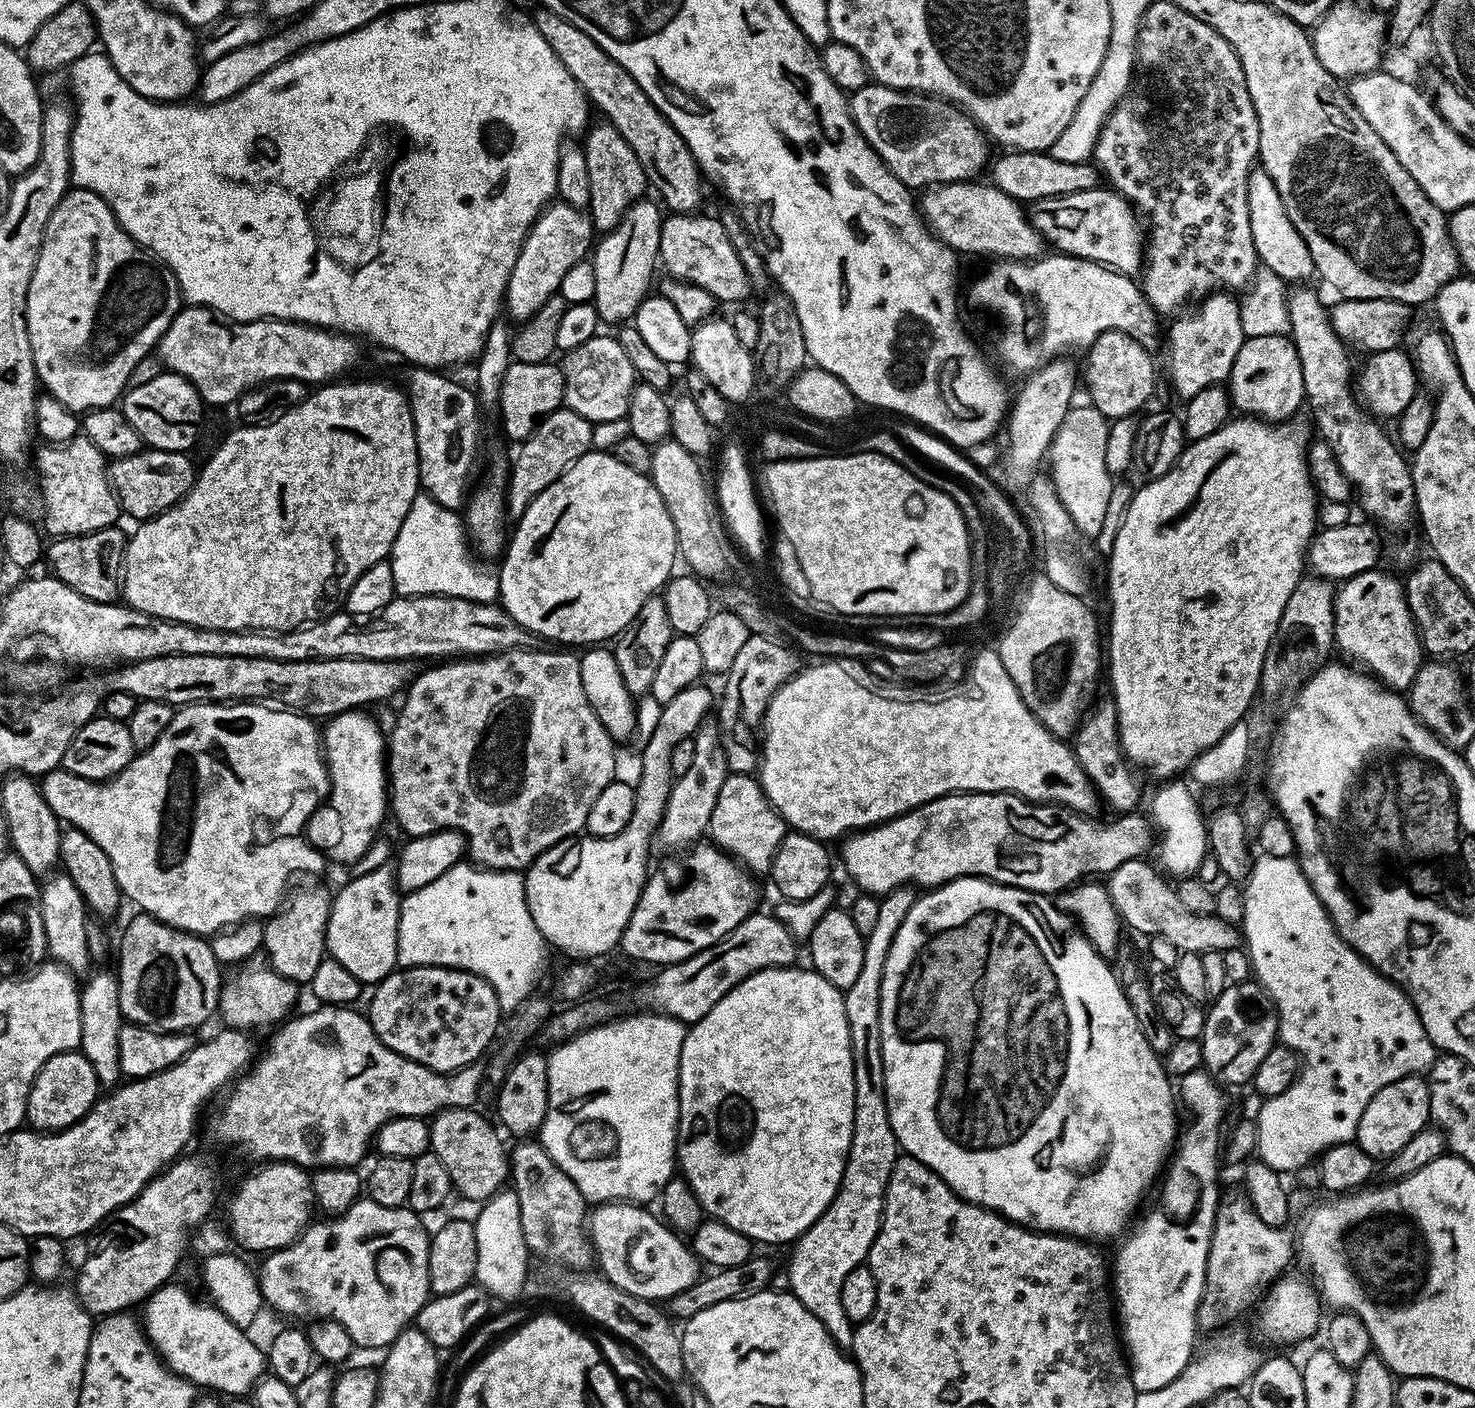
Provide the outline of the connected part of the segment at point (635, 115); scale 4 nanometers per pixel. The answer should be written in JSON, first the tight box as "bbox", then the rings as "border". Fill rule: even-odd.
{"bbox":[534,6,702,214],"border":[[[543,6],[537,8],[537,12],[534,12],[534,23],[538,34],[542,34],[542,38],[546,38],[546,42],[550,42],[550,50],[554,50],[554,54],[558,54],[562,66],[566,66],[570,78],[574,78],[576,85],[584,91],[591,107],[595,111],[597,108],[604,115],[601,117],[606,118],[607,123],[614,125],[618,134],[622,134],[622,138],[626,138],[626,142],[630,142],[630,150],[634,150],[634,154],[638,154],[638,162],[642,162],[642,170],[646,170],[649,185],[654,189],[654,192],[656,188],[657,194],[664,199],[663,207],[665,209],[668,207],[667,211],[672,214],[695,213],[699,209],[696,207],[700,204],[702,173],[697,168],[696,160],[690,154],[686,142],[678,134],[678,130],[674,130],[674,126],[660,113],[658,106],[654,106],[654,102],[650,102],[650,98],[646,98],[642,86],[638,86],[638,82],[634,82],[632,75],[618,62],[614,62],[614,58],[607,56],[602,50],[602,46],[598,46],[598,42],[594,42],[594,38],[590,38],[590,34],[582,34],[582,30],[578,30],[578,26],[566,22],[548,8]]]}

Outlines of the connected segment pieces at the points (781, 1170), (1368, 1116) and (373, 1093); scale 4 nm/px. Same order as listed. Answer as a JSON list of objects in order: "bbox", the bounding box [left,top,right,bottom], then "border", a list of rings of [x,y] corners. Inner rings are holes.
[{"bbox":[676,967,854,1246],"border":[[[800,967],[763,968],[754,974],[750,974],[742,982],[738,982],[738,986],[734,986],[734,990],[730,990],[730,994],[726,994],[726,998],[718,1001],[714,1006],[714,1010],[710,1010],[710,1014],[703,1016],[698,1023],[691,1025],[685,1031],[684,1041],[682,1042],[682,1054],[680,1055],[680,1127],[676,1141],[676,1162],[679,1175],[690,1186],[690,1190],[698,1198],[698,1202],[704,1207],[705,1213],[711,1219],[730,1226],[730,1230],[738,1230],[738,1234],[746,1234],[748,1239],[753,1242],[761,1240],[764,1244],[785,1244],[785,1246],[799,1240],[800,1235],[807,1228],[814,1226],[817,1218],[823,1214],[830,1206],[833,1198],[836,1197],[836,1191],[838,1191],[842,1182],[842,1174],[848,1161],[848,1151],[850,1150],[852,1135],[854,1134],[854,1062],[852,1061],[852,1047],[850,1046],[850,1026],[846,1022],[844,992],[839,988],[835,988],[830,982],[826,982],[826,978],[822,978],[822,974],[818,974],[811,967]]]},{"bbox":[1354,1075,1430,1162],"border":[[[1423,1075],[1398,1078],[1398,1082],[1390,1082],[1366,1102],[1366,1110],[1362,1110],[1362,1118],[1358,1118],[1358,1130],[1354,1143],[1373,1161],[1386,1162],[1391,1156],[1397,1156],[1414,1138],[1414,1134],[1425,1131],[1430,1124],[1430,1090],[1428,1081]]]},{"bbox":[208,1006,486,1170],"border":[[[320,1006],[317,1009],[317,1012],[308,1012],[305,1016],[293,1015],[291,1018],[285,1019],[276,1028],[281,1027],[273,1034],[272,1041],[265,1046],[264,1053],[261,1056],[259,1053],[251,1067],[231,1085],[224,1109],[221,1112],[214,1113],[208,1120],[208,1136],[214,1143],[233,1144],[242,1155],[249,1156],[252,1160],[260,1160],[256,1162],[287,1162],[289,1164],[298,1164],[305,1170],[351,1168],[359,1165],[359,1160],[367,1154],[368,1148],[370,1152],[376,1133],[380,1131],[380,1127],[387,1120],[393,1120],[399,1116],[431,1118],[437,1112],[443,1112],[446,1108],[471,1108],[477,1103],[475,1100],[480,1096],[480,1083],[485,1083],[486,1080],[485,1069],[479,1063],[472,1064],[468,1068],[460,1068],[457,1072],[450,1072],[447,1075],[442,1072],[435,1072],[387,1048],[378,1038],[378,1034],[374,1034],[372,1023],[363,1011],[355,1012],[357,1009],[352,1006]]]}]

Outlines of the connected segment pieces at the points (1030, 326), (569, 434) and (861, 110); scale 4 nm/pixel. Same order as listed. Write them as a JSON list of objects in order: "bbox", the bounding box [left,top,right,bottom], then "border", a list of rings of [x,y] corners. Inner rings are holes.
[{"bbox":[968,254,1158,374],"border":[[[1049,254],[1041,255],[1034,260],[1001,260],[997,259],[972,285],[968,288],[968,300],[980,312],[985,312],[988,316],[993,316],[996,319],[996,337],[993,338],[992,344],[996,347],[996,356],[1009,368],[1012,372],[1024,372],[1023,374],[1031,374],[1044,367],[1050,360],[1057,359],[1061,354],[1066,354],[1070,348],[1080,348],[1086,350],[1095,340],[1099,338],[1104,332],[1125,332],[1140,341],[1145,346],[1152,346],[1156,340],[1156,320],[1158,314],[1148,305],[1148,300],[1144,297],[1141,285],[1136,284],[1131,275],[1116,272],[1114,269],[1105,267],[1103,264],[1097,264],[1092,260],[1080,260],[1076,256],[1069,256],[1063,254]]]},{"bbox":[506,406,593,518],"border":[[[566,406],[555,408],[537,424],[536,429],[519,445],[516,457],[510,460],[508,491],[506,493],[506,512],[509,517],[519,518],[526,506],[546,486],[550,486],[578,458],[582,458],[593,447],[592,421],[582,418]]]},{"bbox":[850,82,990,190],"border":[[[868,82],[857,92],[851,93],[850,107],[852,121],[856,123],[868,145],[880,155],[880,161],[902,183],[907,184],[913,190],[924,190],[937,184],[953,184],[959,180],[975,181],[979,177],[976,175],[983,168],[985,171],[989,163],[990,141],[988,137],[963,108],[953,104],[950,100],[942,100],[938,96],[918,92],[900,92],[896,88],[887,88],[884,84]]]}]

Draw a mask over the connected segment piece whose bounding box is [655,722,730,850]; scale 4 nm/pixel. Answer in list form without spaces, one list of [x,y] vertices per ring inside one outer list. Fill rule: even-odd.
[[[705,722],[697,728],[694,750],[696,753],[690,762],[690,770],[675,777],[668,795],[666,810],[655,834],[659,847],[661,844],[664,848],[688,850],[707,833],[710,814],[714,814],[714,802],[718,802],[718,790],[722,790],[722,782],[726,782],[726,778],[730,775],[719,723]]]

